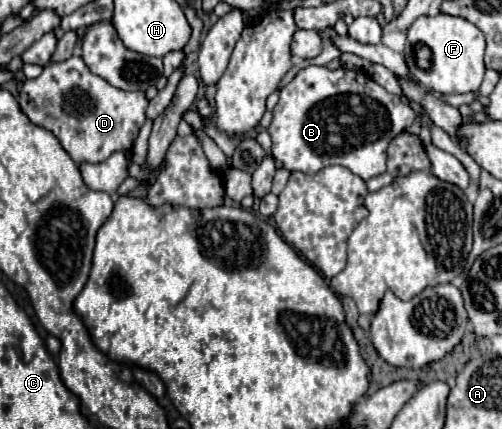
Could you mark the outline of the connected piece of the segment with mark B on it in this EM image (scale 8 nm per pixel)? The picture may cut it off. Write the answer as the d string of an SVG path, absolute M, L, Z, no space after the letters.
M312 65L312 67L302 69L302 71L292 79L292 83L288 83L286 87L280 89L280 101L278 101L278 105L274 107L274 119L272 119L272 123L270 123L270 127L268 127L268 133L270 133L270 137L272 137L272 155L274 155L274 159L280 161L288 171L318 173L322 167L340 165L340 167L350 169L352 173L356 173L356 175L362 177L364 181L368 181L368 179L378 177L378 175L382 175L382 173L386 171L386 149L388 149L388 143L390 143L396 135L400 135L402 131L406 131L406 127L412 125L414 121L416 121L416 113L414 113L408 105L404 105L398 95L388 93L388 91L386 91L384 87L380 87L374 79L370 79L366 73L354 71L354 69L344 69L344 67L342 67L342 69L336 69L336 71L330 71L328 67L314 67L314 65Z

